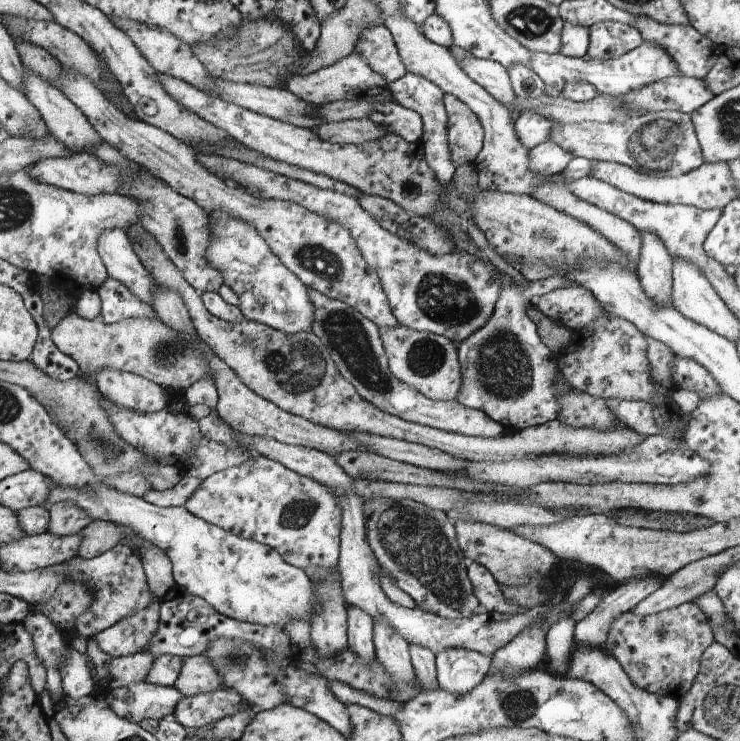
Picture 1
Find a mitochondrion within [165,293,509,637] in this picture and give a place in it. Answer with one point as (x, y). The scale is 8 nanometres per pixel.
(418, 544)

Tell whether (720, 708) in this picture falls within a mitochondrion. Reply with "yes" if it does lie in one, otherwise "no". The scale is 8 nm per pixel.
yes

